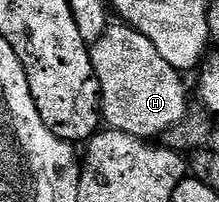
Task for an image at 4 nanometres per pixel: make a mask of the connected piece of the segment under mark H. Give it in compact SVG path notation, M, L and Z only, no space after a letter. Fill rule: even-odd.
M121 21L106 27L103 35L91 44L89 56L101 90L101 117L112 130L153 141L187 114L182 72L167 65L155 45L134 27Z

